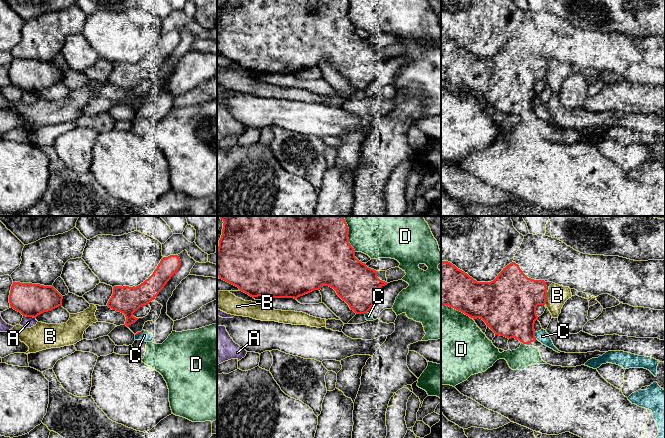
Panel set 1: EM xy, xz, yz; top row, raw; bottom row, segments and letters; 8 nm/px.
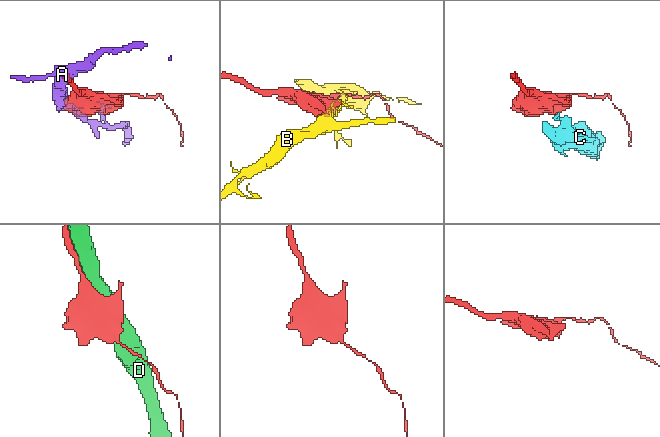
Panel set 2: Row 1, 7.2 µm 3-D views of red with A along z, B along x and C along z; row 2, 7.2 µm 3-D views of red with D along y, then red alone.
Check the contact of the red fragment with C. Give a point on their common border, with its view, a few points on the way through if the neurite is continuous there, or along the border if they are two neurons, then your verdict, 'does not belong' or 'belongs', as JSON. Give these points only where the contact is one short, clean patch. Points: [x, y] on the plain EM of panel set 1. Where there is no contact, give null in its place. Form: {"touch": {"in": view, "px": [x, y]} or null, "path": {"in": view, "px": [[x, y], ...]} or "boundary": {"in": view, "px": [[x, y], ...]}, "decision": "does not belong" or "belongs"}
{"touch": {"in": "yz", "px": [534, 111]}, "decision": "does not belong"}

